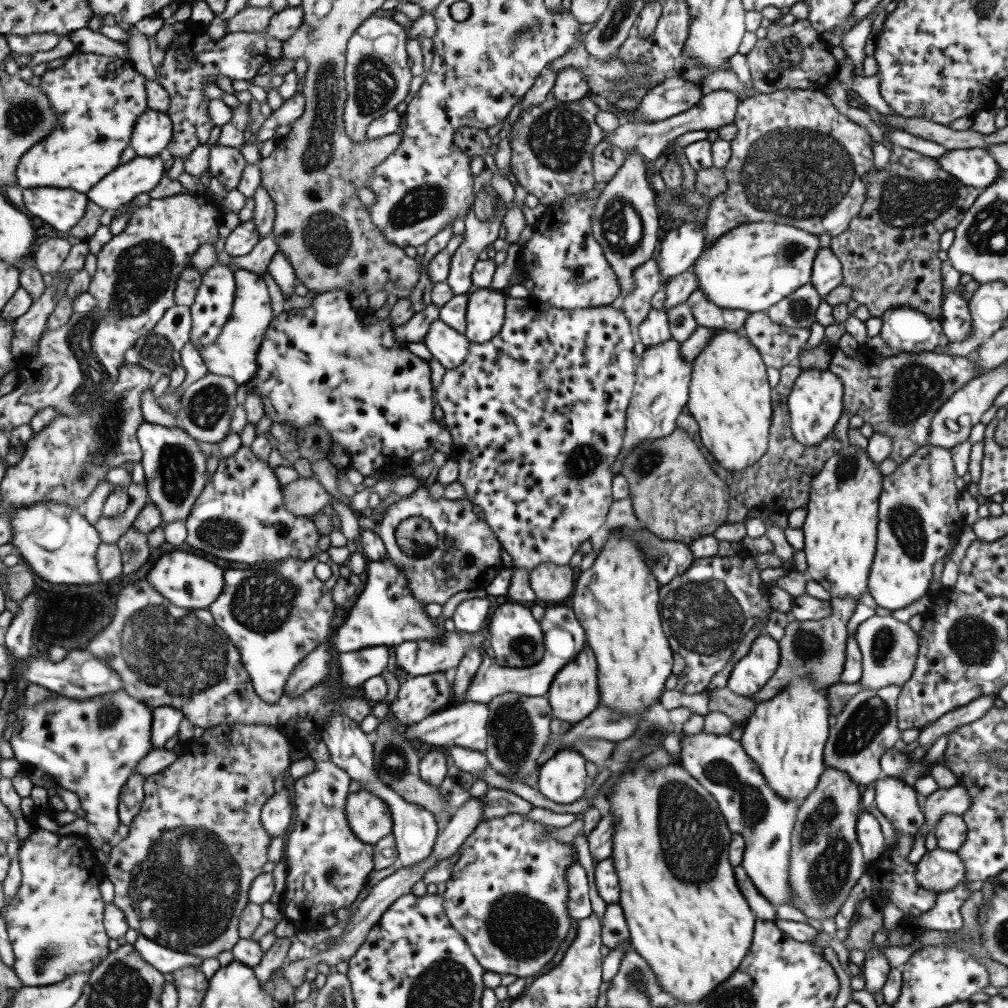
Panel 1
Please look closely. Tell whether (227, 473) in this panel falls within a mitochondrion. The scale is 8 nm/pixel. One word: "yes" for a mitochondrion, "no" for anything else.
no

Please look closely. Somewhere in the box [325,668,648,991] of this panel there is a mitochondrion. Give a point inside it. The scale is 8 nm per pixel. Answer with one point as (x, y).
(532, 931)

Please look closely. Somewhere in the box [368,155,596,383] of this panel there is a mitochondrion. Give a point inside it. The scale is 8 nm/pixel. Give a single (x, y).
(425, 200)

